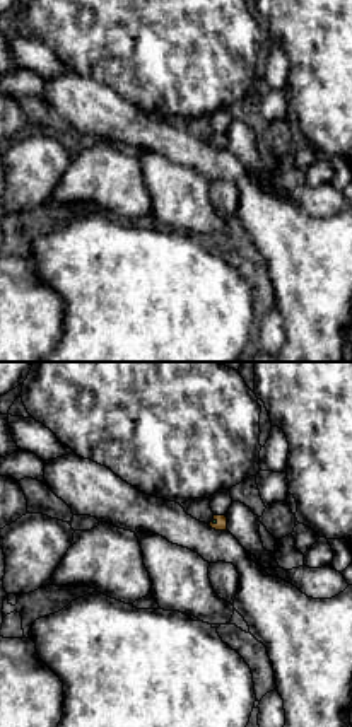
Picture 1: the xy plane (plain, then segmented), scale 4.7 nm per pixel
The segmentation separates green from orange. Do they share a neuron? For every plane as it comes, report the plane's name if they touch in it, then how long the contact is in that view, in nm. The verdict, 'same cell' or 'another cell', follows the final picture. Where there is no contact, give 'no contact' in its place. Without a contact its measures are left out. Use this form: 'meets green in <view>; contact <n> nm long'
meets green in xy; contact 40 nm long

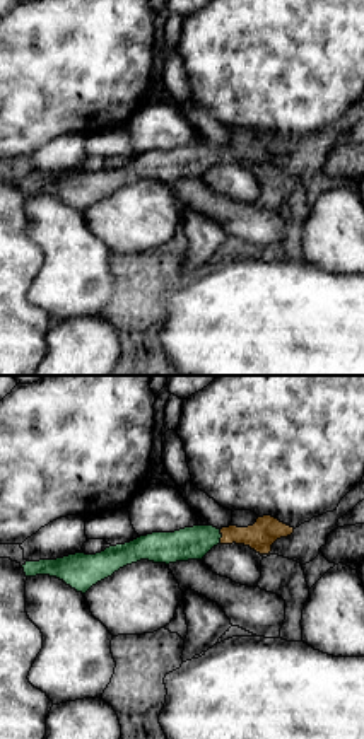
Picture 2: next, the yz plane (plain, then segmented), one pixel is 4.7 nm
meets green in yz; contact 70 nm long

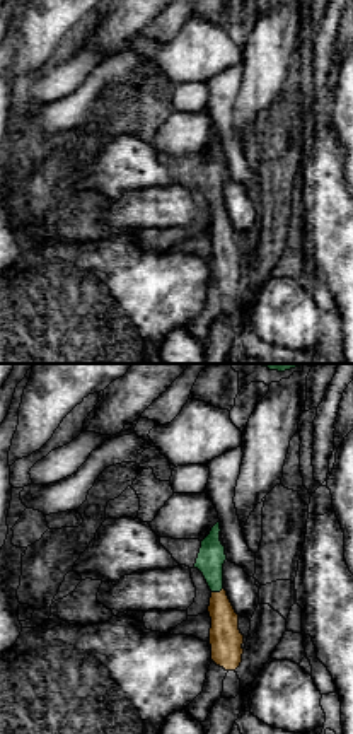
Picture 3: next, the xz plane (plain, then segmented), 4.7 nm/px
meets green in xz; contact 60 nm long

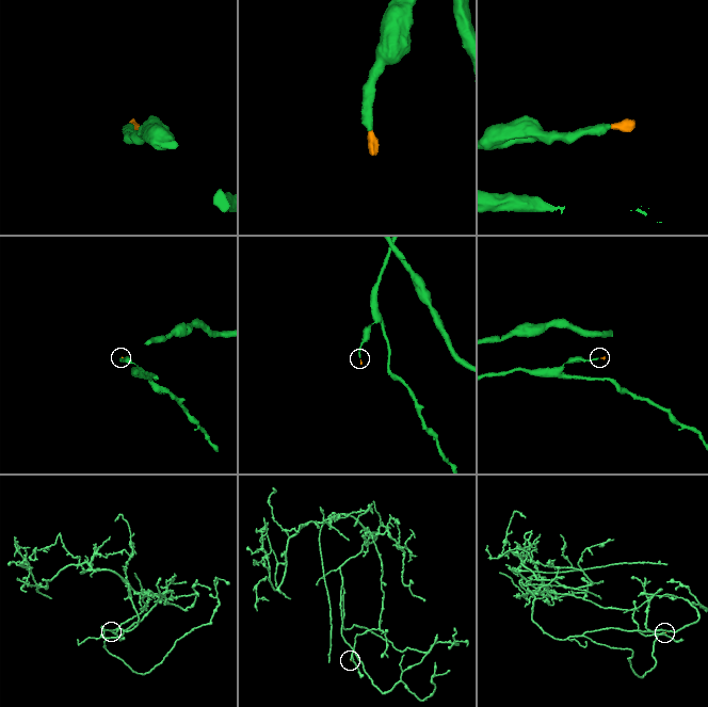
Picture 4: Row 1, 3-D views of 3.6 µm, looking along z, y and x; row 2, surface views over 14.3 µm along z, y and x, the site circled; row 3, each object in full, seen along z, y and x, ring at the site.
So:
same cell

